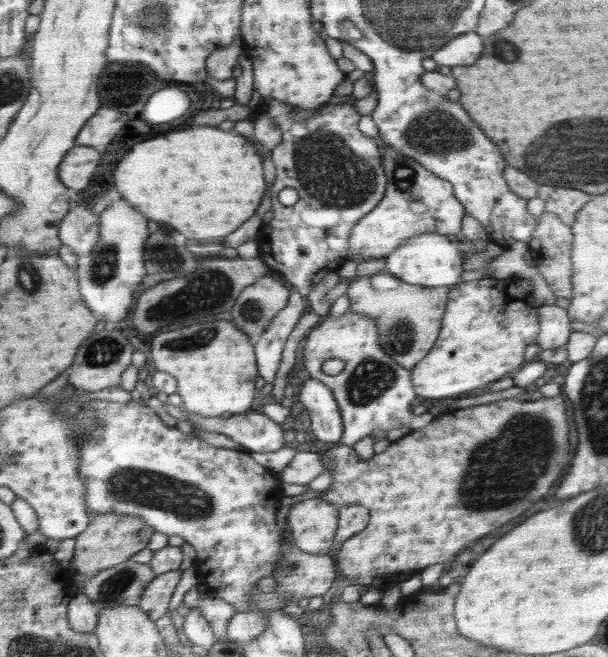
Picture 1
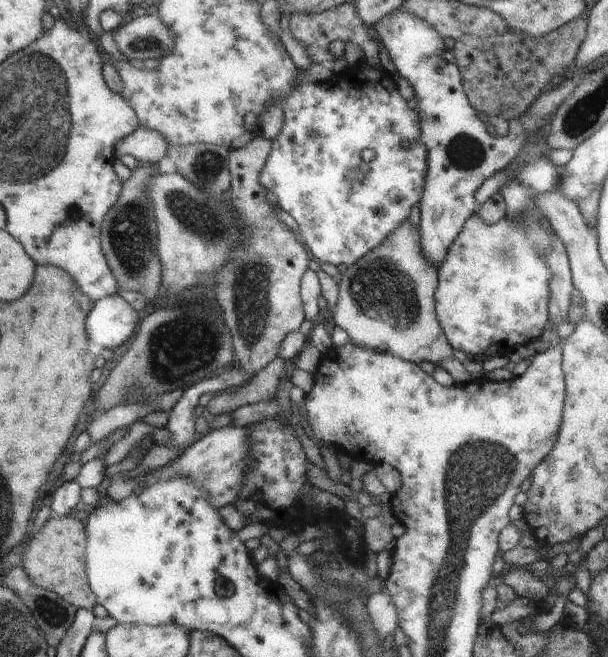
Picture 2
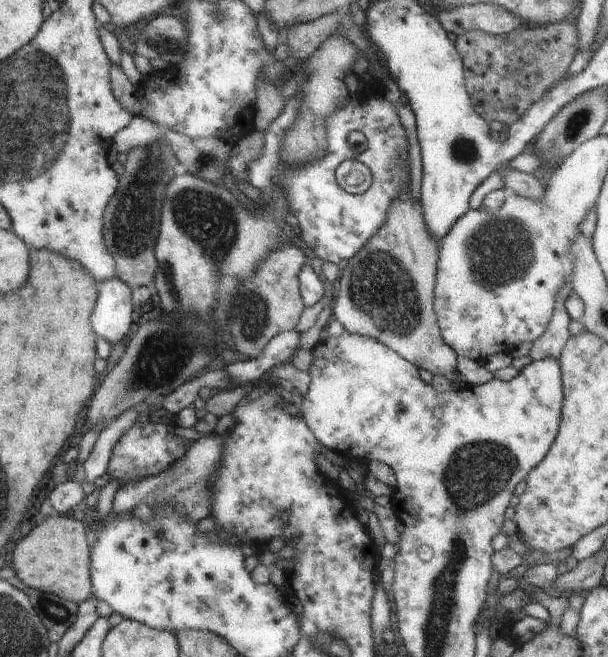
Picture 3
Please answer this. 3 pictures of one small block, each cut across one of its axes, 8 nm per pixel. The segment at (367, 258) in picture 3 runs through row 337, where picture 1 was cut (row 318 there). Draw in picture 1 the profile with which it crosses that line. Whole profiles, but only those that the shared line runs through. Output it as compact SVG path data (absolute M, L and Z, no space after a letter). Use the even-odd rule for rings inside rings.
M362 276L351 282L345 294L350 300L349 310L356 314L366 314L374 320L380 348L392 357L393 362L411 371L430 352L438 339L449 290L449 286L416 286L400 281L396 290L378 292L376 288L372 288L370 277ZM374 302L384 302L384 310L378 310L378 316L370 312L374 308Z

